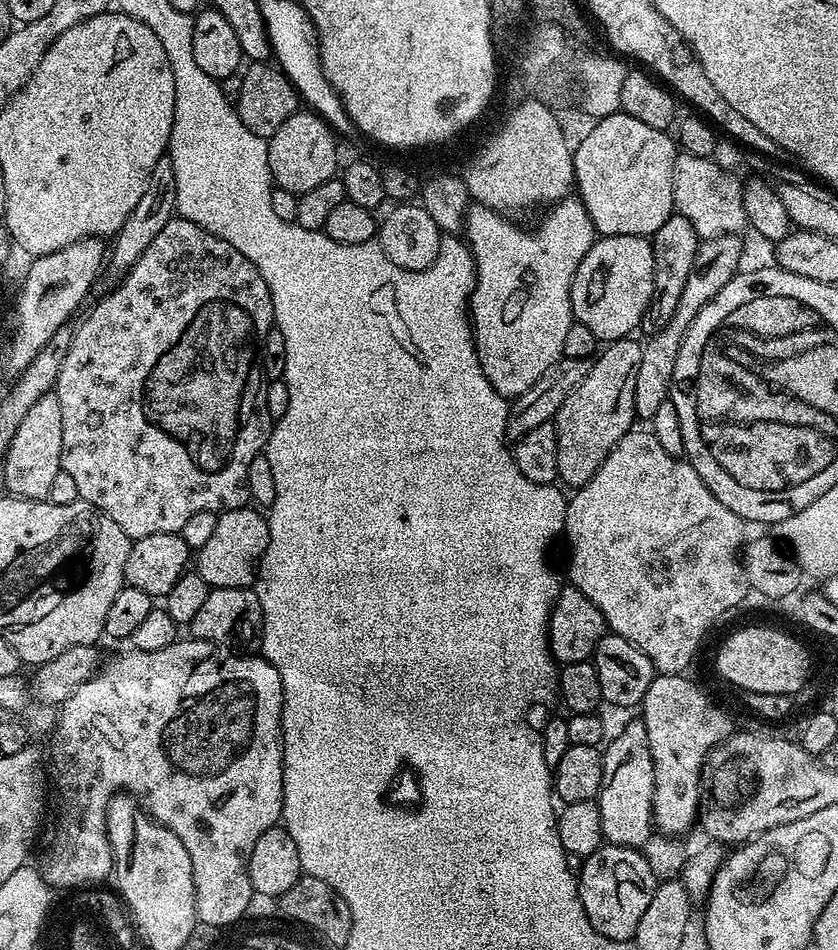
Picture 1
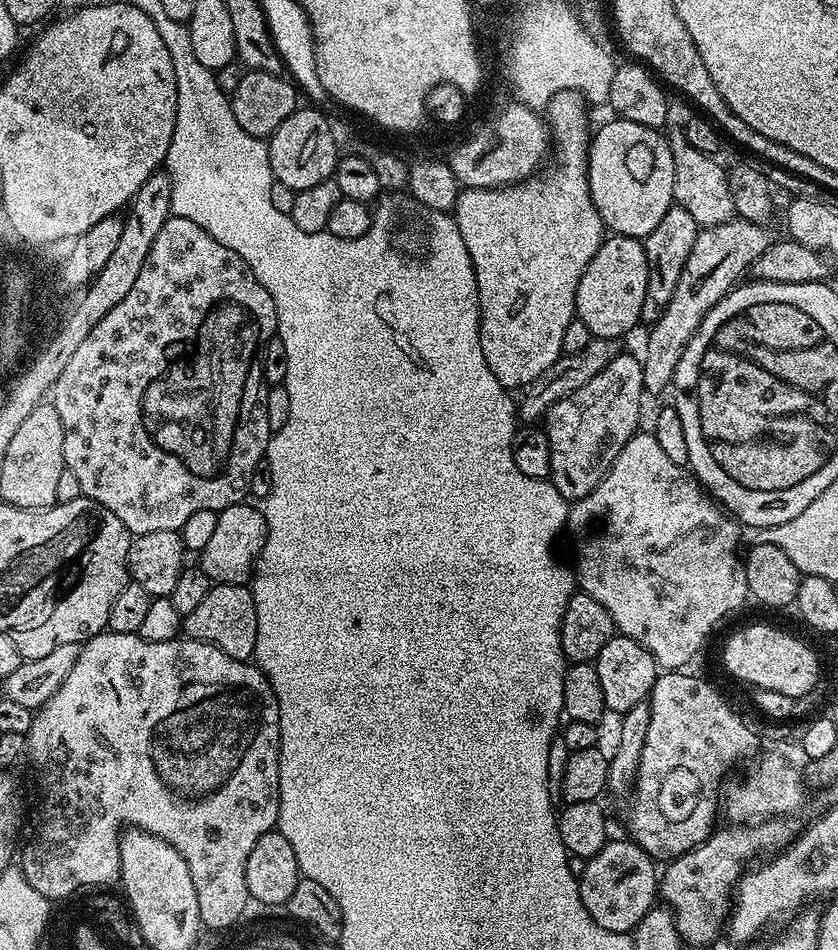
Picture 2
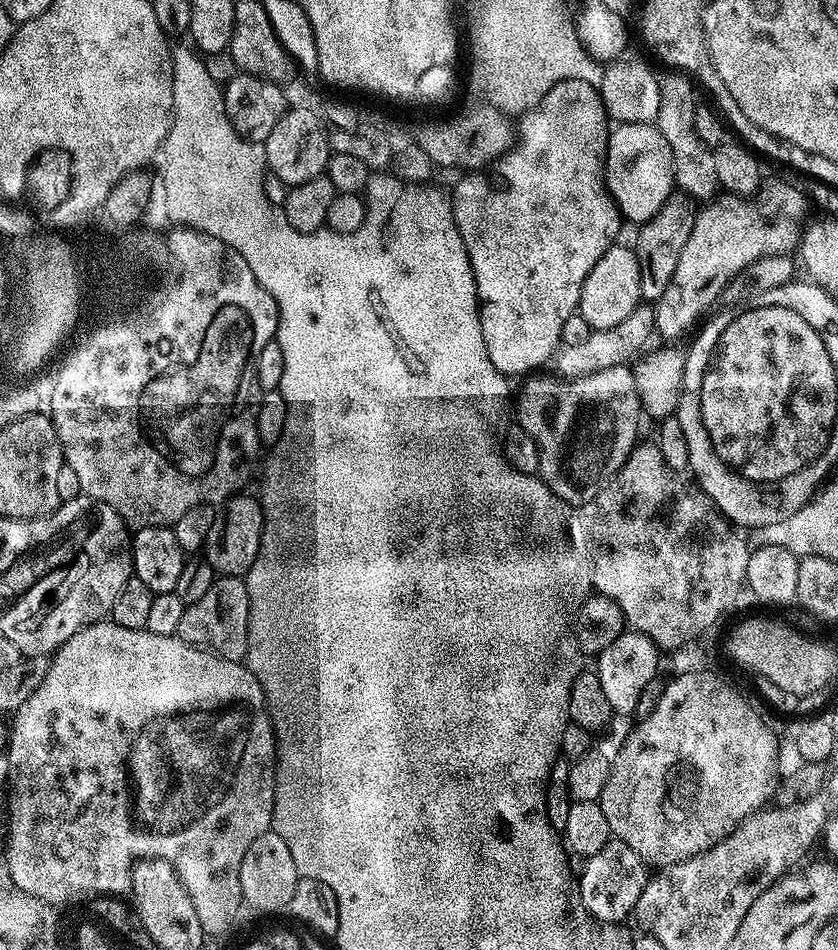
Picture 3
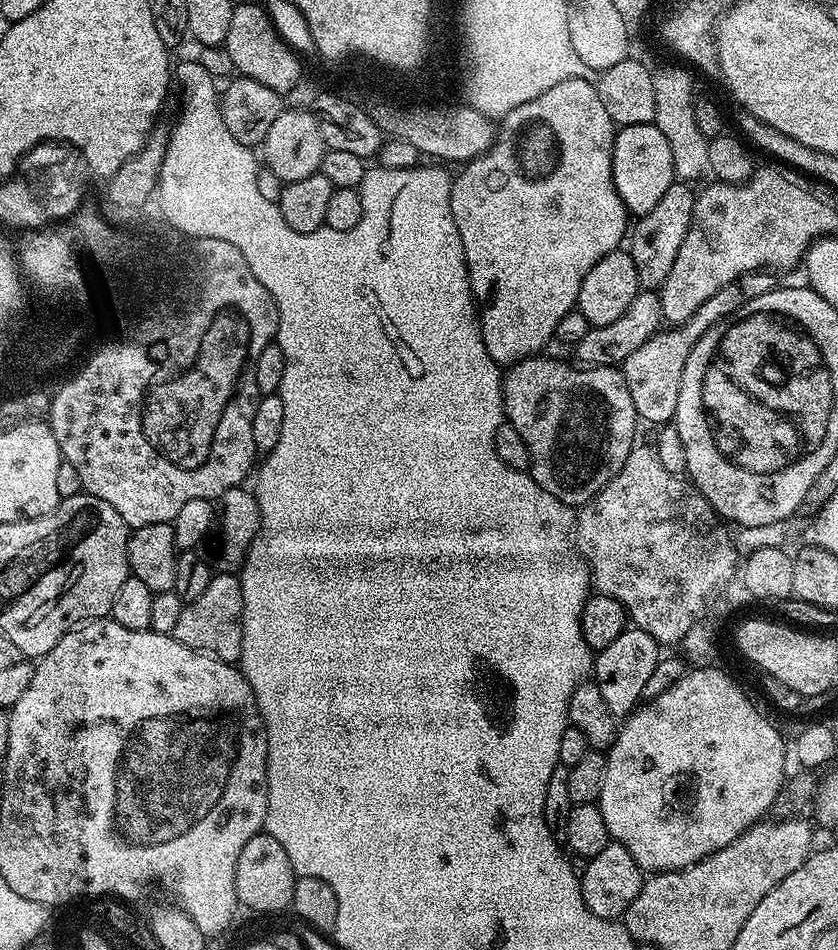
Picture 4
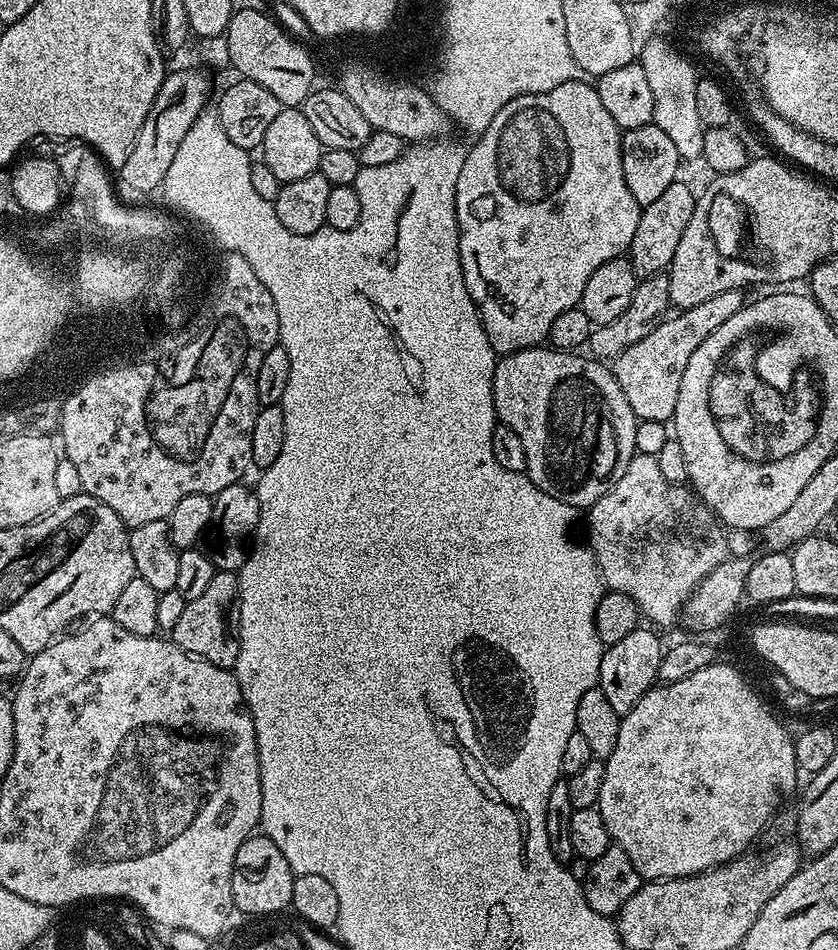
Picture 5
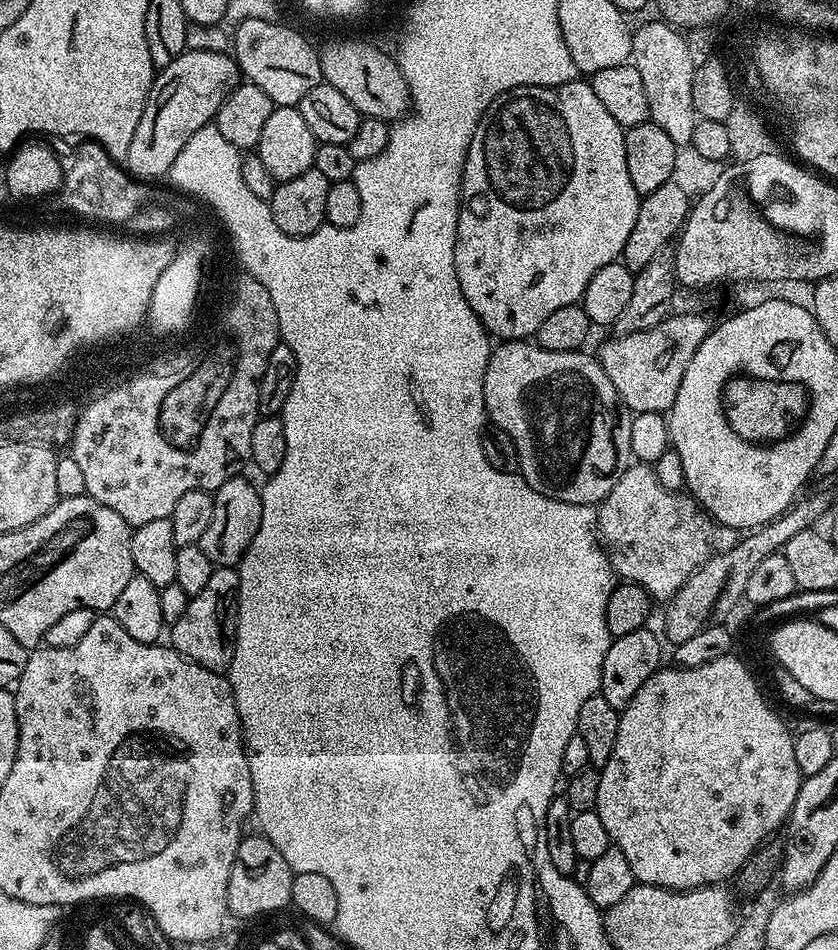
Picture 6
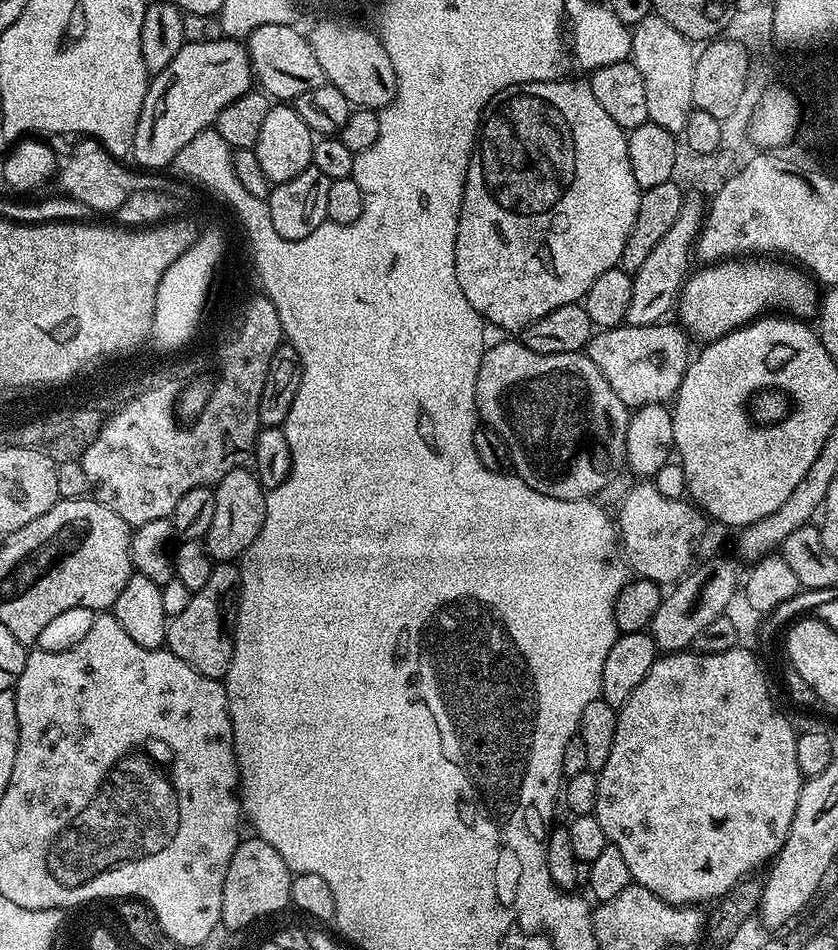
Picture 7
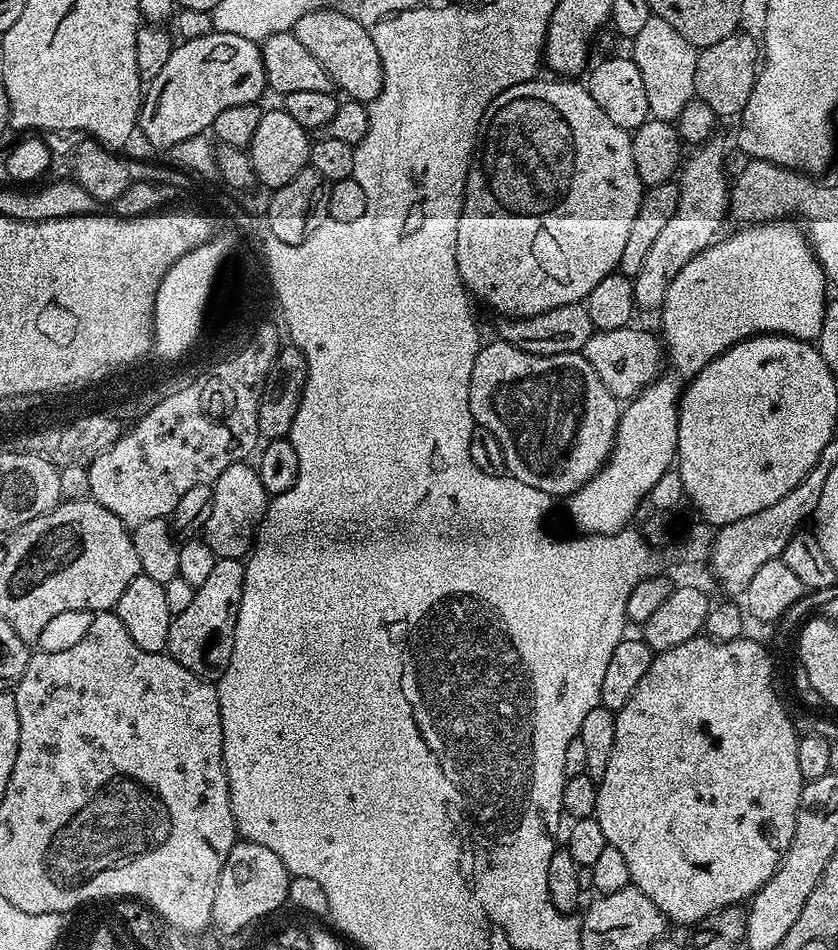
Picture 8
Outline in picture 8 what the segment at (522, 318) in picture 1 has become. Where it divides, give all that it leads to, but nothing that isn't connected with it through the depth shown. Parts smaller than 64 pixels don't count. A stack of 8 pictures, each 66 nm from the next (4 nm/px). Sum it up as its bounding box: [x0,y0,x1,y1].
[456,78,645,318]

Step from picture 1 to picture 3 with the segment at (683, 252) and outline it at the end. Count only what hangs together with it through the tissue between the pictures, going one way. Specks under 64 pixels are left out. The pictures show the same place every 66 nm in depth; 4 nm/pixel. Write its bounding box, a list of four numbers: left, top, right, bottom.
[634,191,697,302]

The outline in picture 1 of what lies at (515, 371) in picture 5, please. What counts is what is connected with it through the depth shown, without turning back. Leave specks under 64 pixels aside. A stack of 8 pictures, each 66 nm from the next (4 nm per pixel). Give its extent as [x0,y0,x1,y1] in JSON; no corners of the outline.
[554,338,642,490]

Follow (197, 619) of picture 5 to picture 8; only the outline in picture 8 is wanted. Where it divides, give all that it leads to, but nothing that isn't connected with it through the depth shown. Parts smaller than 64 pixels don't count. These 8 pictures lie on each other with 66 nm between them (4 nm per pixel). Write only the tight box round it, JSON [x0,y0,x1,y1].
[167,559,244,678]

